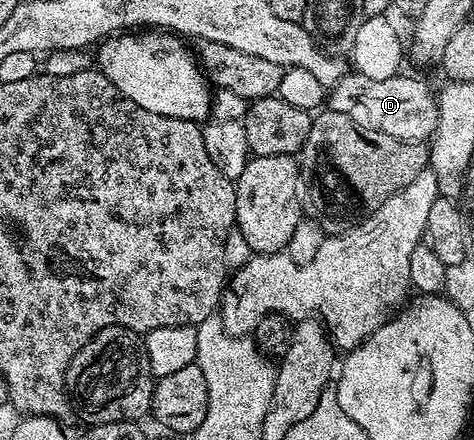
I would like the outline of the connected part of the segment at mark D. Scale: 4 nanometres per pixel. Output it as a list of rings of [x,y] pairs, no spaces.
[[[349,71],[330,88],[328,95],[330,110],[352,117],[361,128],[384,132],[399,140],[426,142],[433,137],[438,126],[438,98],[425,82],[406,73],[378,81]]]

